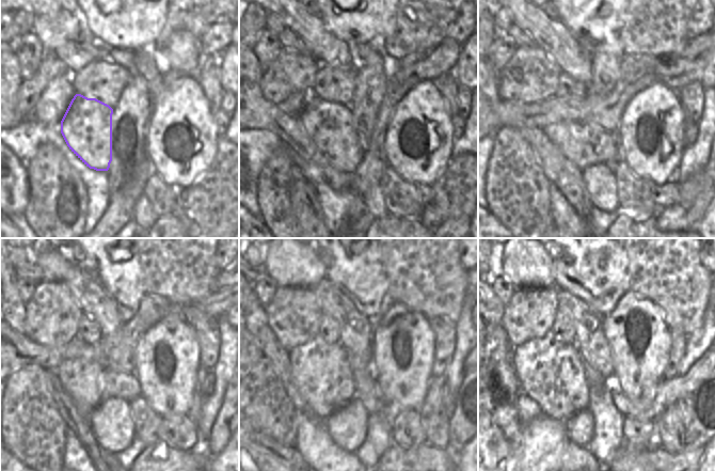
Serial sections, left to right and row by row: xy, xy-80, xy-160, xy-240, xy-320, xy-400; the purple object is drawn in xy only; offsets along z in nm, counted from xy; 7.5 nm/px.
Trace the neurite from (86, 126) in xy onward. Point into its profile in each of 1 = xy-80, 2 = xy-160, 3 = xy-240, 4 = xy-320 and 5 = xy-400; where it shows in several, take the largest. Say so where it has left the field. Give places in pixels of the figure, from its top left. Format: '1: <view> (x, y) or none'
1: xy-80 (330, 125)
2: xy-160 (585, 144)
3: xy-240 (125, 385)
4: xy-320 (377, 390)
5: xy-400 (655, 398)

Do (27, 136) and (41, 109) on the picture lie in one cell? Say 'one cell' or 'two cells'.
two cells

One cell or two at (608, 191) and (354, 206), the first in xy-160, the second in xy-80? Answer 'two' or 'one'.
two

